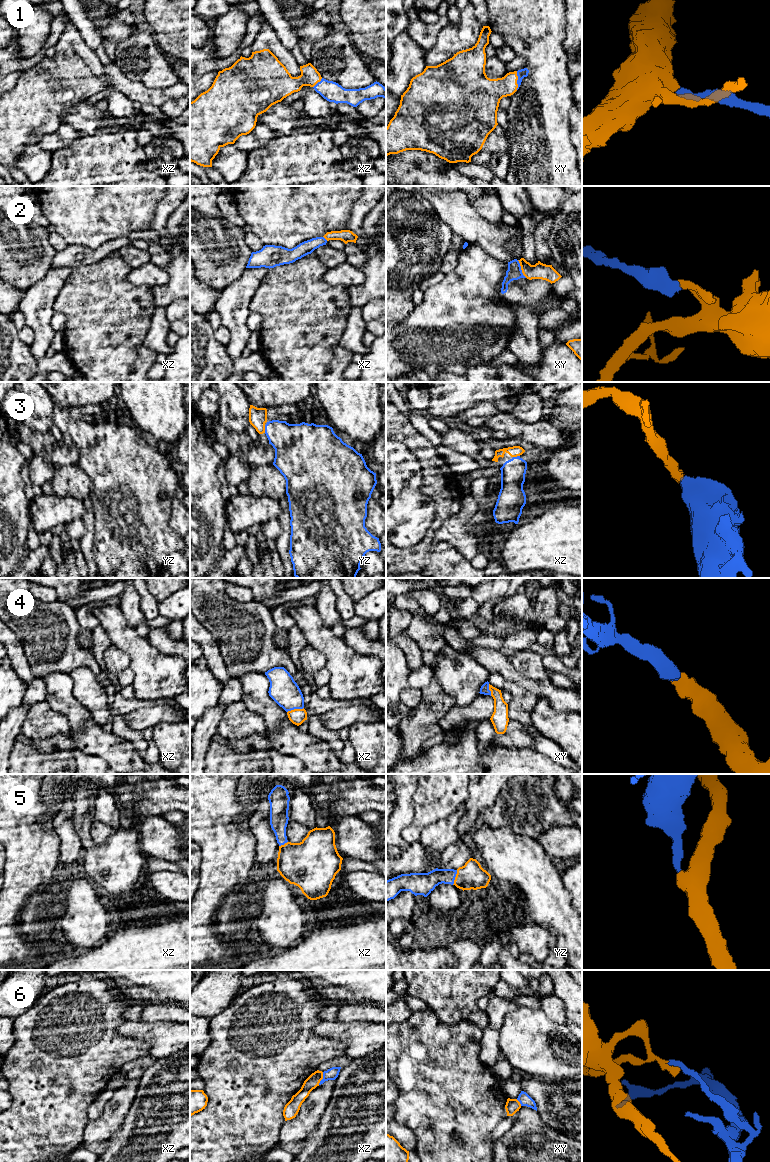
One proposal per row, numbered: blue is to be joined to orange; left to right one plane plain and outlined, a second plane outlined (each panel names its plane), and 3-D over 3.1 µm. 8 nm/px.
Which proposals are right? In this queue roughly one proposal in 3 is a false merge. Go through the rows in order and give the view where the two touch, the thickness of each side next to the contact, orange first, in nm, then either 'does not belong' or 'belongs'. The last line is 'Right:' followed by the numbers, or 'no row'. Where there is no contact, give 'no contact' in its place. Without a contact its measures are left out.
1: contact in xy; calibres 220 and 70 nm; belongs
2: contact in xy; calibres 130 and 120 nm; does not belong
3: contact in yz; calibres 140 and 300 nm; belongs
4: contact in xz; calibres 130 and 220 nm; belongs
5: contact in yz; calibres 200 and 160 nm; belongs
6: contact in xz; calibres 100 and 100 nm; does not belong
Right: 1, 3, 4, 5

